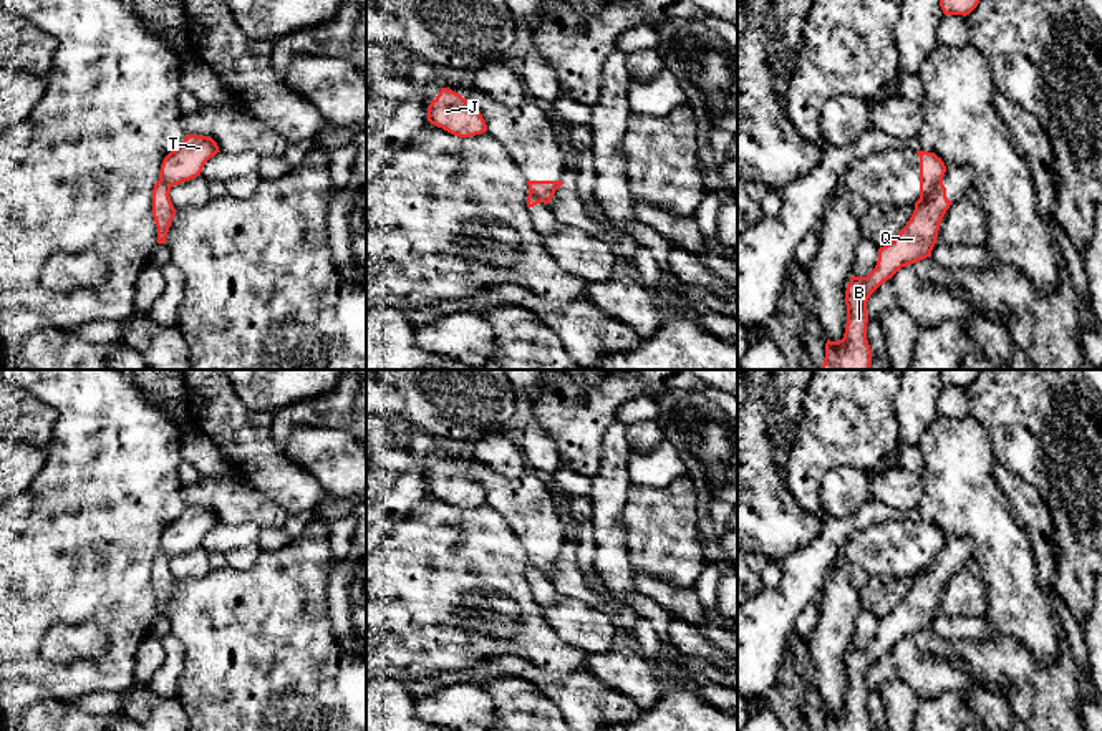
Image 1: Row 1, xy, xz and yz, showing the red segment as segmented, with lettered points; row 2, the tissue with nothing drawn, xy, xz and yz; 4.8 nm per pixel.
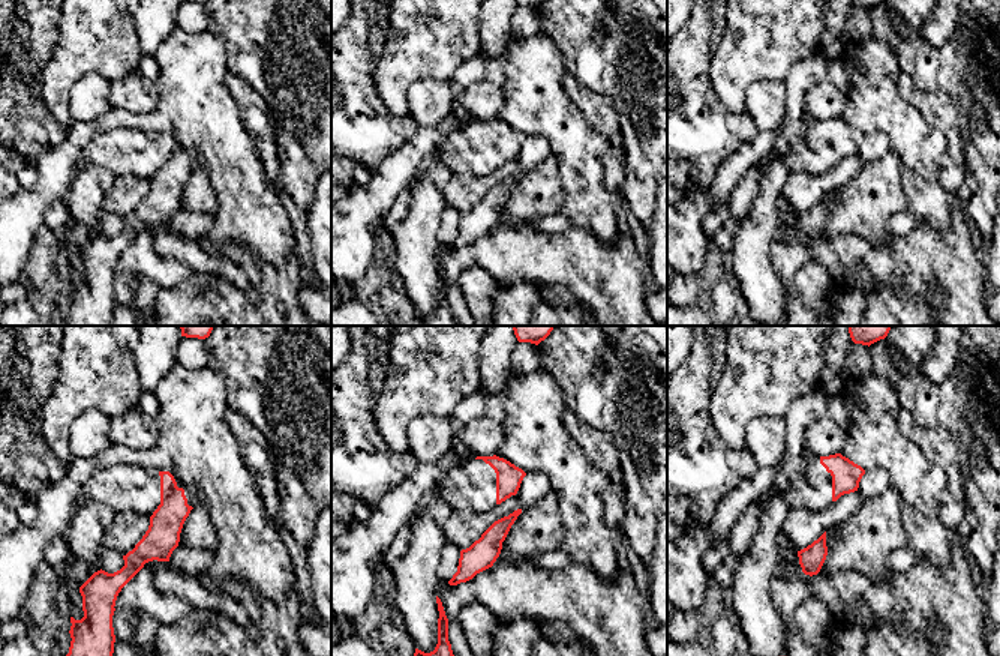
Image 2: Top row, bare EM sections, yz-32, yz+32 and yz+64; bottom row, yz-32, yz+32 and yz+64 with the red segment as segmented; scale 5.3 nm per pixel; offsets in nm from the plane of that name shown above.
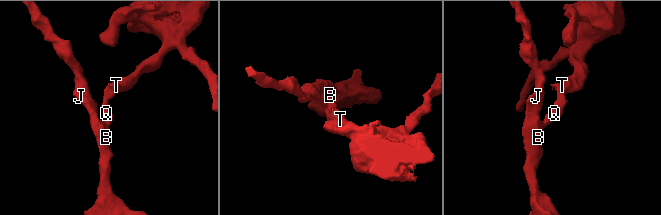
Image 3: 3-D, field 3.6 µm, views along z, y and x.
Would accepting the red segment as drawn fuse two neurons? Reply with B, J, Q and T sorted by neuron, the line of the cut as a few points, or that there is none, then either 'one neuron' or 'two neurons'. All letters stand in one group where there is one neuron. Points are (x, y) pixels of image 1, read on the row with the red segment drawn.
B J Q / T | yz (942, 178), (920, 198) | two neurons

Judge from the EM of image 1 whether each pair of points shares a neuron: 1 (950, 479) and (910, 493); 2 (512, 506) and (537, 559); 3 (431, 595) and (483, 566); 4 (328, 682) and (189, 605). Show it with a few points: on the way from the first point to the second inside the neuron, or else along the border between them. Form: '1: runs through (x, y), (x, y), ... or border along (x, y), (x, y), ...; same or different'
1: border along (918, 474), (922, 499), (915, 506), (885, 504); different
2: runs through (526, 519), (537, 531), (537, 546); same
3: runs through (444, 587), (469, 566); same
4: runs through (294, 682), (289, 682), (224, 619); same

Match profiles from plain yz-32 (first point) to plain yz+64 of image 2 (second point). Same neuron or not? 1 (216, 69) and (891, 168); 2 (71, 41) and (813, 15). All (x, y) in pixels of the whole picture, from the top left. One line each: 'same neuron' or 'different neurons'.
1: different neurons
2: same neuron

